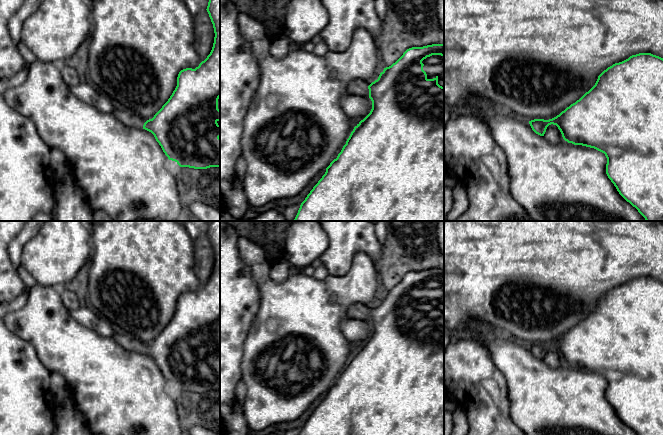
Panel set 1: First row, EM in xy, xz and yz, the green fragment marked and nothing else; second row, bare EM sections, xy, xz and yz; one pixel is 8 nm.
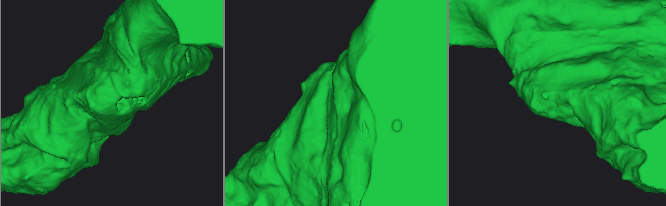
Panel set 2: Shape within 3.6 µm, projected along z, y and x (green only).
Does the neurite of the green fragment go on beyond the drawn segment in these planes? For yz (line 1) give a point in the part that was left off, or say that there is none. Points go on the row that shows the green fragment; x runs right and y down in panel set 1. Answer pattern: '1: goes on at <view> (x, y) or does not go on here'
1: does not go on here

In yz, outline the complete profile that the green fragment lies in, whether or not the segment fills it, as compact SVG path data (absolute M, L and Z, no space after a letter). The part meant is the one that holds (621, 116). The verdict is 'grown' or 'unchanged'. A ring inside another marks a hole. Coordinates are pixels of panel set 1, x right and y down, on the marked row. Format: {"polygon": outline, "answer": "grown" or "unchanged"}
{"polygon": "M639 53L622 62L615 63L598 76L595 85L588 92L559 115L549 120L534 119L529 121L529 124L532 130L540 136L544 136L549 125L556 125L563 139L568 143L594 148L604 153L607 158L606 174L619 194L635 207L646 221L663 221L663 58L651 53Z", "answer": "unchanged"}

